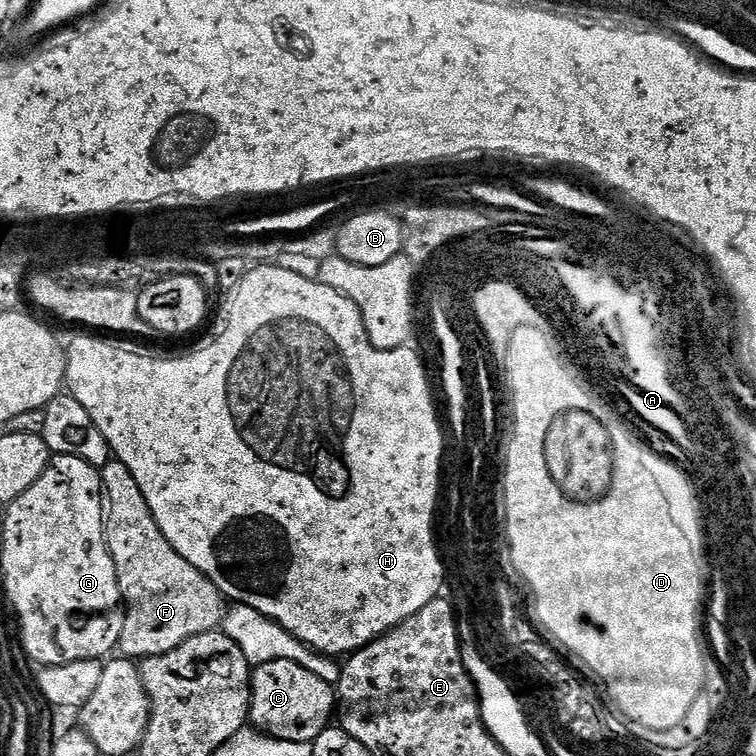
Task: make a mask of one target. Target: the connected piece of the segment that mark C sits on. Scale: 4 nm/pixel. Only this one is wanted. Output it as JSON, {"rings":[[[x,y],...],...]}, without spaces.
{"rings":[[[294,661],[266,662],[252,673],[252,707],[250,720],[259,731],[283,740],[315,741],[315,736],[328,724],[332,707],[338,704],[333,685],[323,681]]]}

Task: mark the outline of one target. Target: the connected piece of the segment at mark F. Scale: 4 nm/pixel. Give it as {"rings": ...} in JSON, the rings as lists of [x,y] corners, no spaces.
{"rings":[[[121,460],[109,461],[105,468],[99,469],[99,474],[106,493],[104,533],[114,558],[126,613],[117,649],[123,657],[135,660],[164,656],[190,637],[219,629],[225,618],[226,600],[210,578],[190,566],[170,546],[142,494],[138,477],[130,474]]]}

